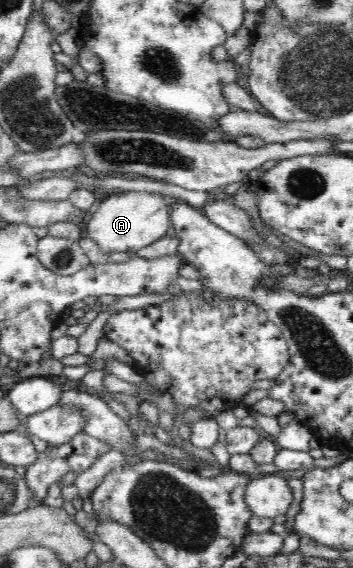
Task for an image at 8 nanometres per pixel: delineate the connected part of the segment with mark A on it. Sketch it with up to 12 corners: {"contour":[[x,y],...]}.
{"contour":[[117,191],[83,226],[104,255],[171,234],[170,198]]}

